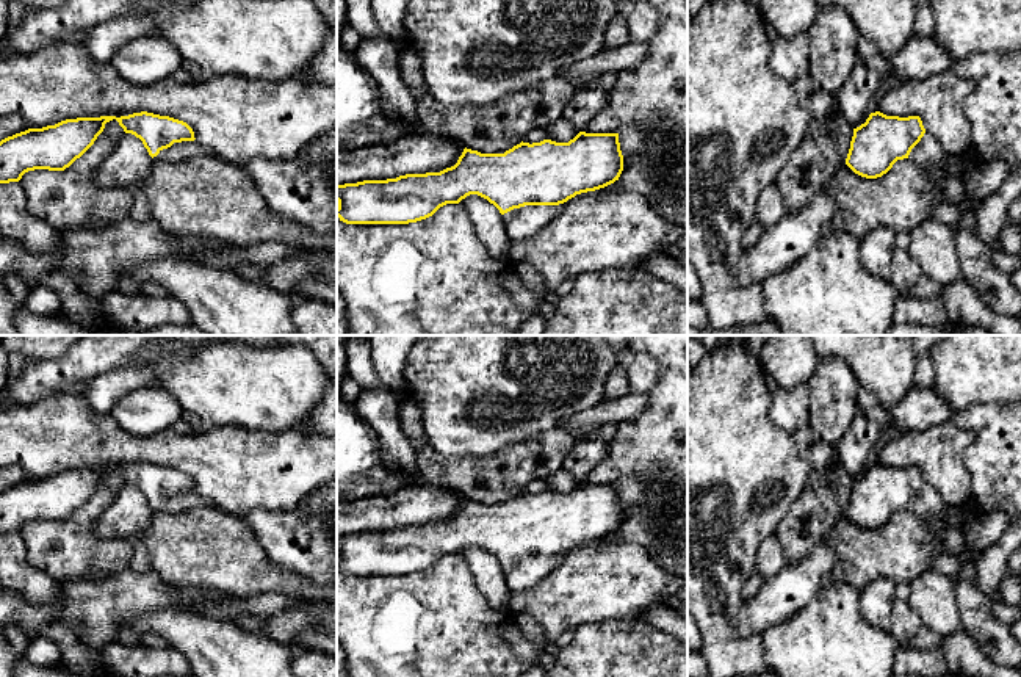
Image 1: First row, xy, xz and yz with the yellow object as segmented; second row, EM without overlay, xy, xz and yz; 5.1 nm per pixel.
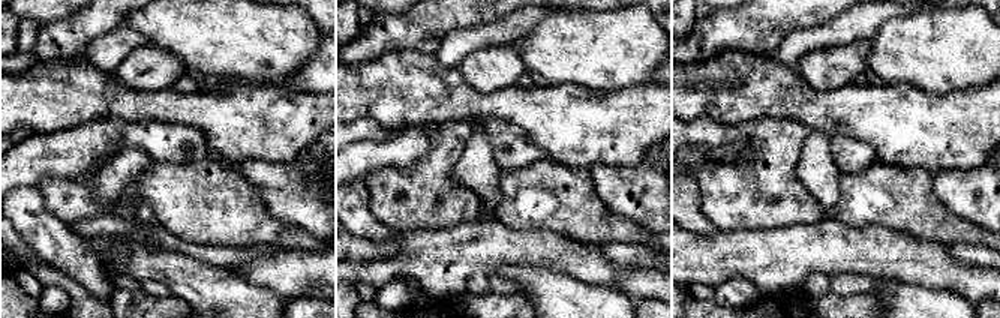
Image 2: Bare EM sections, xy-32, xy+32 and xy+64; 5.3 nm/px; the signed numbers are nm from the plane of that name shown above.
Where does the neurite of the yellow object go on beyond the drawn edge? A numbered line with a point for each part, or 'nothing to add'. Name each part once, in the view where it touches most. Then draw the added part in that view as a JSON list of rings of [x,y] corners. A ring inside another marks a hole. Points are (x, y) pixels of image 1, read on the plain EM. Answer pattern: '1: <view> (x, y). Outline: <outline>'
1: xz (523, 574). Outline: [[[525,556],[503,566],[506,583],[510,591],[529,591],[554,569],[556,556]]]

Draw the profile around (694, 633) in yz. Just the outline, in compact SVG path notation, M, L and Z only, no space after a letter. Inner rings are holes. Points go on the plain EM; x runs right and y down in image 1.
M687 610L687 653L700 652L702 649L702 630L695 622L695 617Z

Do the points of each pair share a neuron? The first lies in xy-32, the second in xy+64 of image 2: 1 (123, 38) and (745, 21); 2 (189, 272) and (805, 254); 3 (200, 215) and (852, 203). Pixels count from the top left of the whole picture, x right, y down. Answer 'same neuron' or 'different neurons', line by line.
1: different neurons
2: different neurons
3: same neuron

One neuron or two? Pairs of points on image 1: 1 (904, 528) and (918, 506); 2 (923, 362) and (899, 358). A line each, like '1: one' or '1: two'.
1: two
2: two

